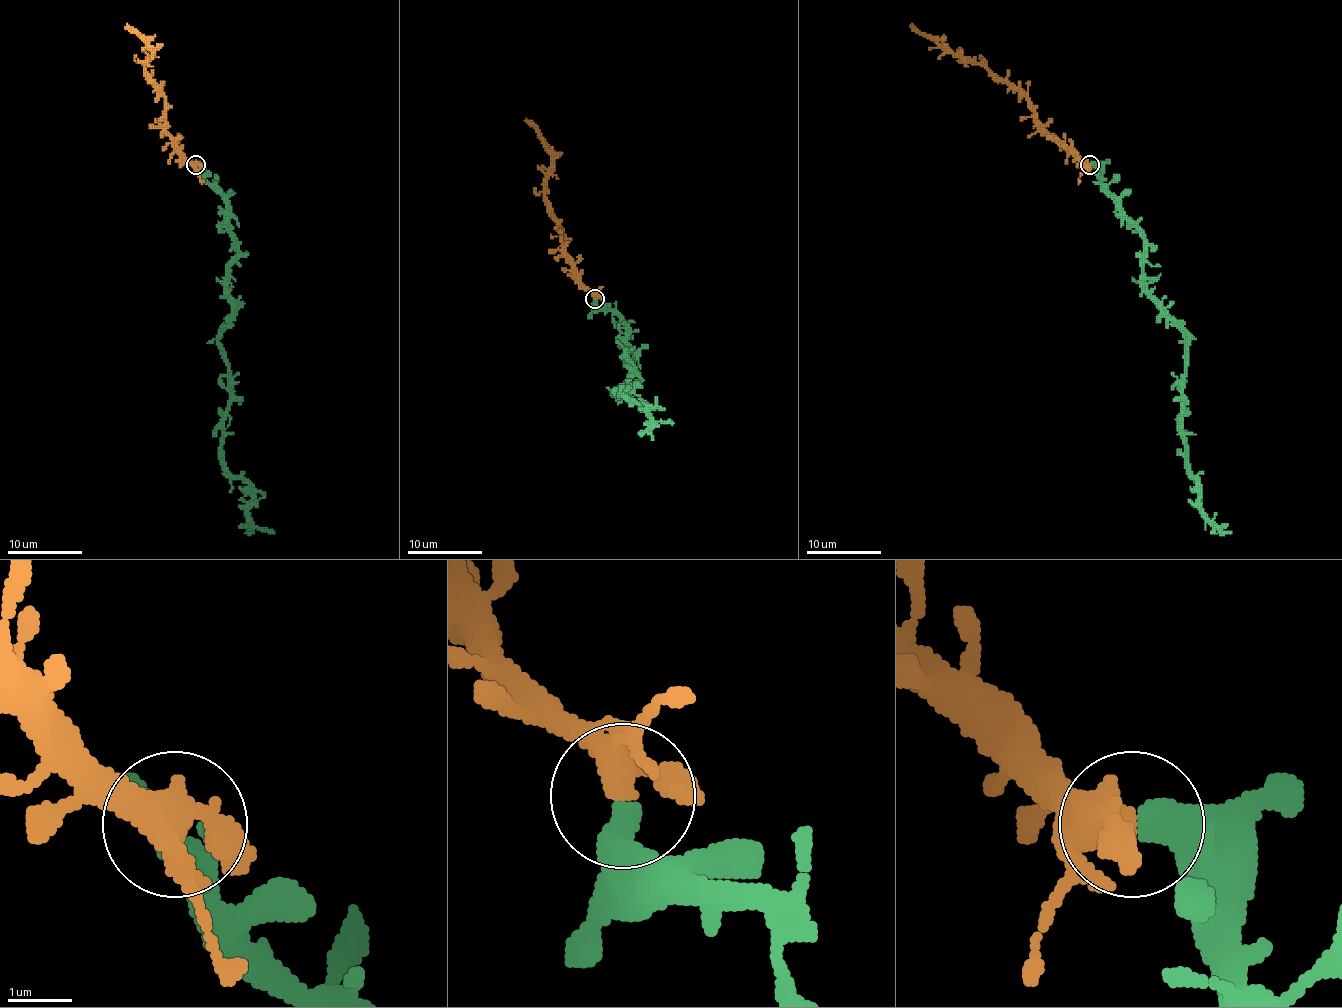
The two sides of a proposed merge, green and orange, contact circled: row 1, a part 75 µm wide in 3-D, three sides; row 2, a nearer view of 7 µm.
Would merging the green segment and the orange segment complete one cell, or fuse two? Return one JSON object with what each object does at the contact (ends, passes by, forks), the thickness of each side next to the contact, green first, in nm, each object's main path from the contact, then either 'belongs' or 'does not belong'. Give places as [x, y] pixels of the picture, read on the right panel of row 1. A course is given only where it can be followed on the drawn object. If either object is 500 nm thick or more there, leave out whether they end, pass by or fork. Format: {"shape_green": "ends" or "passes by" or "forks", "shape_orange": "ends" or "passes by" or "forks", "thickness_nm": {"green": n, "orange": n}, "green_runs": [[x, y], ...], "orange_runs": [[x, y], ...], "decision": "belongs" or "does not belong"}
{"thickness_nm": {"green": 550, "orange": 360}, "green_runs": [[1091, 165], [1100, 186], [1143, 238], [1143, 290], [1185, 339], [1186, 466], [1199, 485], [1199, 507], [1214, 533]], "orange_runs": [[1089, 165], [1044, 128], [1035, 107], [1024, 96], [998, 81], [983, 66], [964, 62], [910, 25]], "decision": "belongs"}

